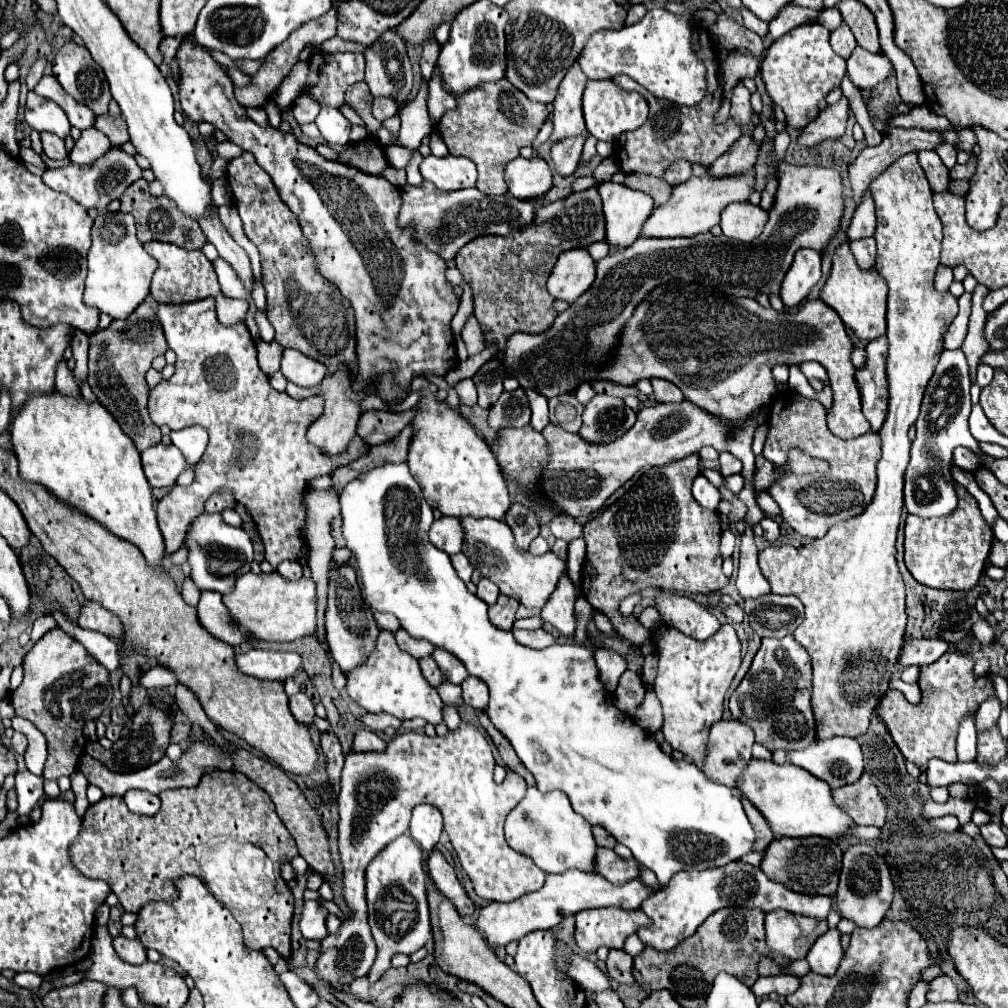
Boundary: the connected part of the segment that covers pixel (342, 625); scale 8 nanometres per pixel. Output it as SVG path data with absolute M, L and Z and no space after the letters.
M343 565L337 571L329 573L329 603L325 611L325 631L327 631L329 651L345 675L353 671L359 663L365 663L365 659L371 655L377 643L379 627L373 619L371 609L365 605L361 597L355 571L349 565Z

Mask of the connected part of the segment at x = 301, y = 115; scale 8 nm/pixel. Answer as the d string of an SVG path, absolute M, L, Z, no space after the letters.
M305 94L297 97L292 106L294 118L300 125L314 122L319 112L320 106Z

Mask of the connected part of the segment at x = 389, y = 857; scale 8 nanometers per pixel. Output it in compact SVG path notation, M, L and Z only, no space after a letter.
M401 835L391 841L367 867L365 883L367 883L367 907L369 907L369 925L373 931L373 939L377 943L377 959L373 963L375 971L369 973L369 983L377 983L381 979L381 969L391 967L391 957L395 953L411 955L421 949L431 937L429 923L429 903L427 903L427 887L425 887L425 867L423 867L423 851L409 837Z

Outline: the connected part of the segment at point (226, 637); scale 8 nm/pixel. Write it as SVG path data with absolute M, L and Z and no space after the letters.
M201 591L197 615L199 615L199 623L213 637L217 637L217 639L221 639L233 647L253 639L247 631L241 631L239 623L233 621L233 617L227 613L225 603L221 601L221 595L217 595L213 591Z

